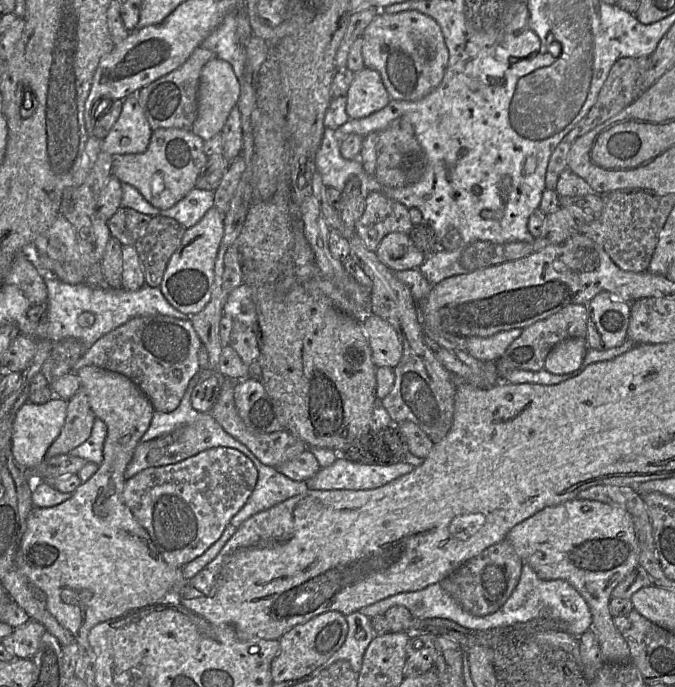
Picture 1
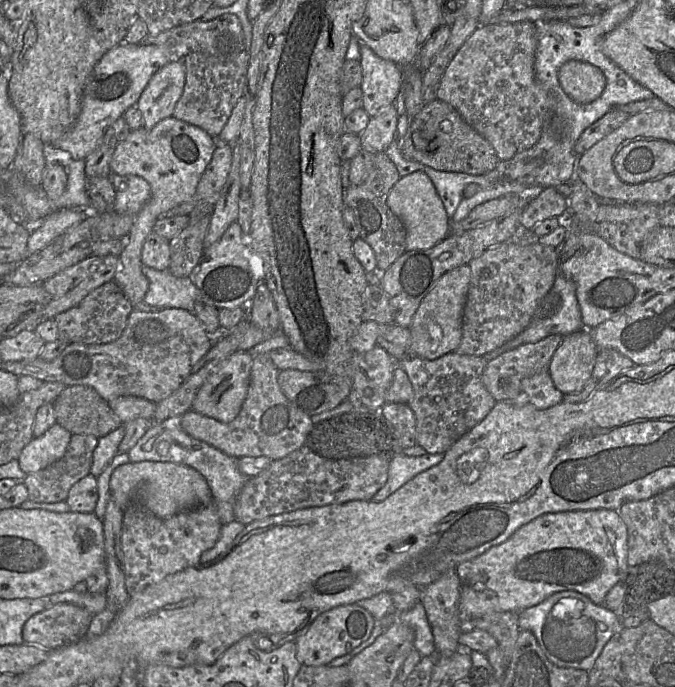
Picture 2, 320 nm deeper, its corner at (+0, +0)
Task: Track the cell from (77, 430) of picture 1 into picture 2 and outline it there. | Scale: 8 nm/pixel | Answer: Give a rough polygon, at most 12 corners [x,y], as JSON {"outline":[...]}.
{"outline":[[72,434],[64,455],[22,480],[28,500],[65,501],[90,474],[98,438]]}

